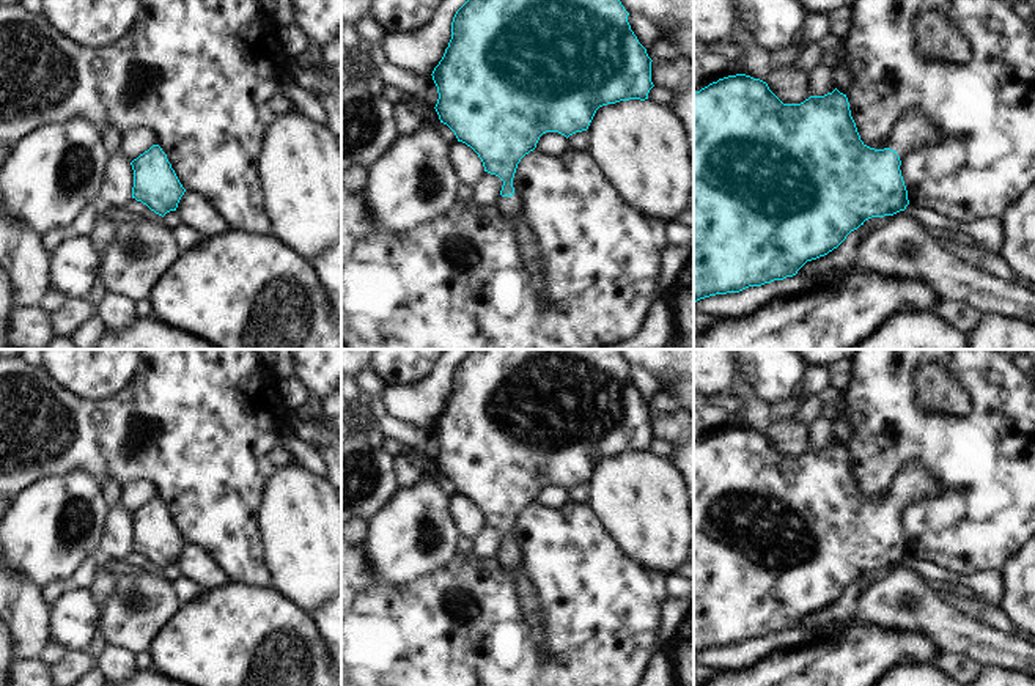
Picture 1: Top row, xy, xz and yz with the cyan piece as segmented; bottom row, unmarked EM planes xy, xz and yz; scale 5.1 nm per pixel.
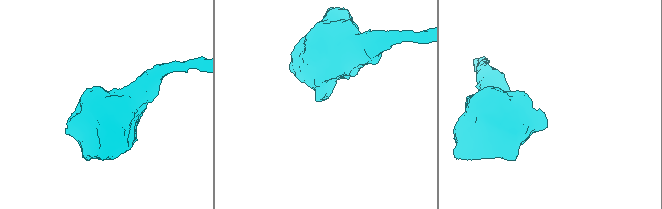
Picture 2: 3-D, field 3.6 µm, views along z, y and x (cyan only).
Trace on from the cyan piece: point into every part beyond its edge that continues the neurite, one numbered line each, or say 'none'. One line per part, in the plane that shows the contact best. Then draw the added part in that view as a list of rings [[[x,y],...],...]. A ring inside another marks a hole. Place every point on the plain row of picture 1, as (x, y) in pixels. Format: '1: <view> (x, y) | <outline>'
1: yz (916, 483) | [[[911,459],[895,477],[887,500],[893,502],[903,514],[908,507],[915,507],[928,499],[942,496],[944,485],[933,469],[922,459]]]

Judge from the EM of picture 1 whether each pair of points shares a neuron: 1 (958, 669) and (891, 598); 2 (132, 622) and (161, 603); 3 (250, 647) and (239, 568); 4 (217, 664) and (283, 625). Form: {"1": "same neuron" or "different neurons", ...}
{"1": "different neurons", "2": "same neuron", "3": "different neurons", "4": "same neuron"}

